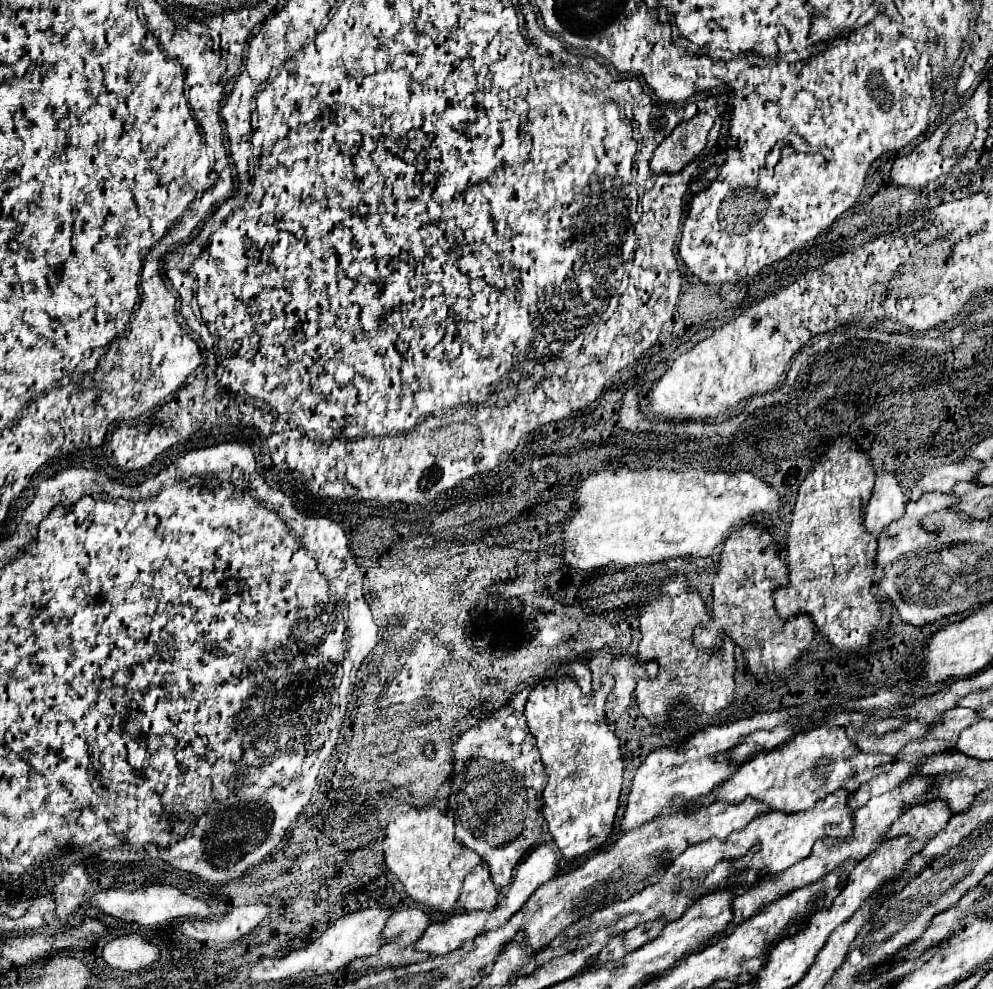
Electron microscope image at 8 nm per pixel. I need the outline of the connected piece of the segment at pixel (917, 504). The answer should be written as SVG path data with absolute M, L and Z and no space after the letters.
M928 493L924 495L922 499L918 501L912 501L906 505L906 515L892 523L888 529L886 529L886 535L880 541L880 549L878 549L878 555L876 555L876 561L878 561L878 567L884 567L886 563L902 557L902 555L908 555L908 553L918 553L920 549L924 549L930 541L934 541L936 537L936 531L930 531L926 525L924 525L924 519L940 509L946 509L946 507L956 507L960 503L960 499L956 495L946 495L946 493Z

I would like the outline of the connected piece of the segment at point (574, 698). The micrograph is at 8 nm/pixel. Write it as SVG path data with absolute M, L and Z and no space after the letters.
M564 677L564 679L556 679L552 683L548 683L546 687L536 687L530 691L528 695L528 701L526 701L526 723L528 723L528 729L530 733L536 737L536 743L538 743L538 749L540 749L540 755L542 755L542 763L544 763L544 769L548 773L548 785L544 789L544 819L548 823L548 831L556 843L556 847L562 851L564 859L566 861L574 861L578 857L584 857L588 855L590 851L598 851L602 845L608 845L612 833L614 833L614 821L616 821L616 813L618 813L618 799L620 799L620 789L622 789L622 753L620 753L620 743L618 743L618 737L614 731L610 731L610 725L606 723L606 717L604 717L604 709L602 709L602 703L600 699L596 699L598 693L590 693L590 695L584 695L580 691L580 687L570 679L570 677Z

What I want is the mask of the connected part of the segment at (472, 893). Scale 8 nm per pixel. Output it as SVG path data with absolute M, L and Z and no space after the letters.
M482 863L476 869L472 869L466 879L460 893L460 905L466 909L486 909L492 911L498 905L500 893L496 891L488 865Z

